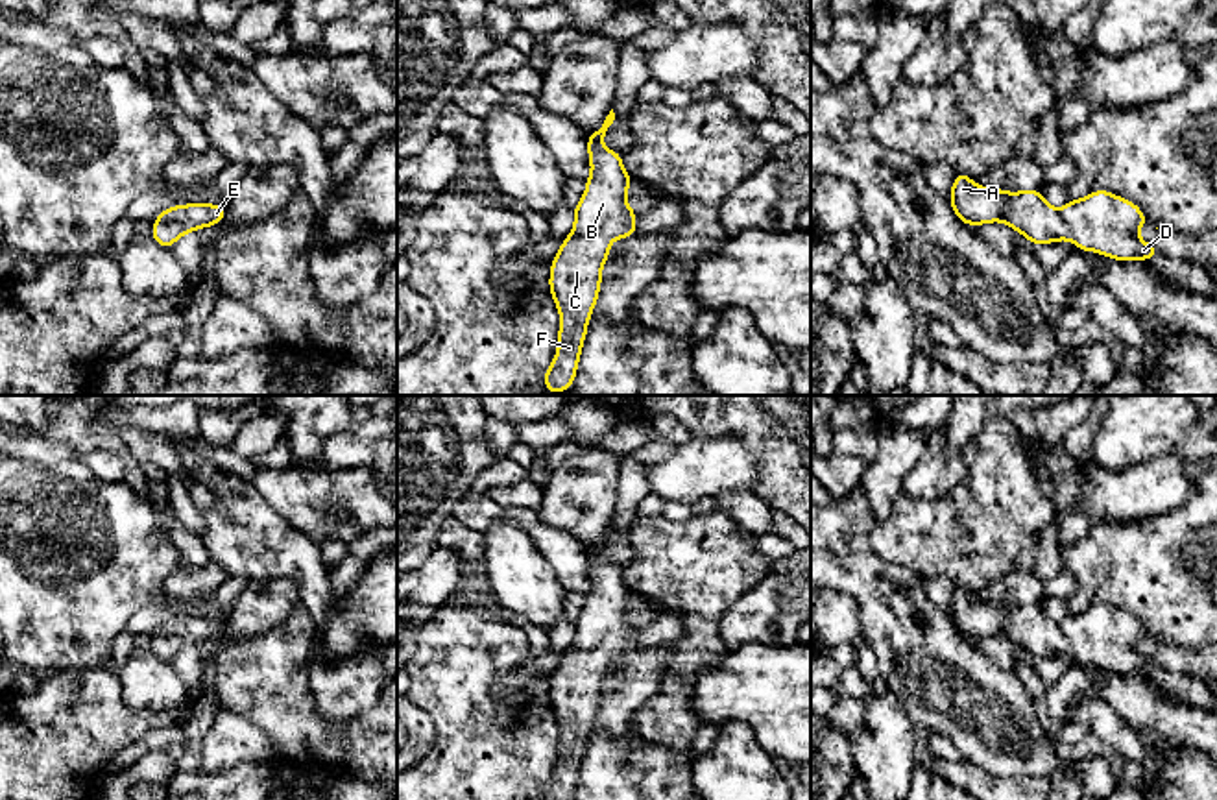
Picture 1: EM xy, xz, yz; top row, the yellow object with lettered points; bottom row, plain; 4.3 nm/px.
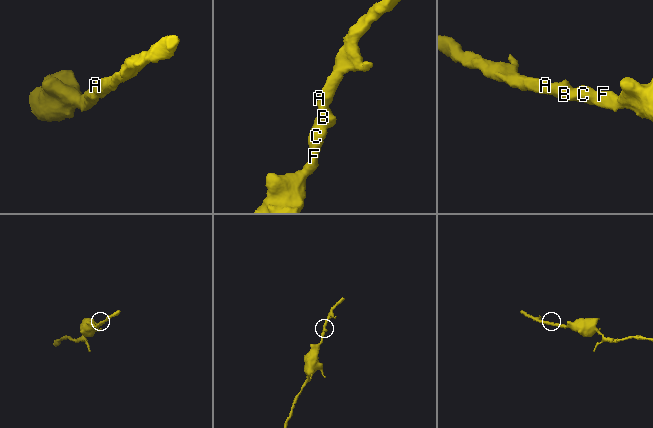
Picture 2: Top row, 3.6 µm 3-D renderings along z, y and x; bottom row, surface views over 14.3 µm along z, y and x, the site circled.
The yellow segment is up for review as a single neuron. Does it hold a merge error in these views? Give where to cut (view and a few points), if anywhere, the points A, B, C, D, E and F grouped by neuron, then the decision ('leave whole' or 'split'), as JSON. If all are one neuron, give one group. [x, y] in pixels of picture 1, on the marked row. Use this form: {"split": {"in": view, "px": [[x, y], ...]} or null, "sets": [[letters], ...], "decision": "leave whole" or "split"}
{"split": null, "sets": [["A", "B", "C", "D", "E", "F"]], "decision": "leave whole"}

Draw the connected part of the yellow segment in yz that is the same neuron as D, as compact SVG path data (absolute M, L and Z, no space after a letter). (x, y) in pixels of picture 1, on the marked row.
M958 172L951 183L949 205L966 225L1005 222L1034 246L1071 240L1080 251L1121 262L1160 257L1156 246L1138 236L1141 225L1151 225L1141 209L1103 188L1069 200L1058 211L1036 188L1006 192L979 187L971 176Z

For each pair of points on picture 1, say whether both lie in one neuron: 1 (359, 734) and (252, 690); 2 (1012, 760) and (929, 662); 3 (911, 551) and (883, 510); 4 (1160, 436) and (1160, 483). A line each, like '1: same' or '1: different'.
1: same
2: same
3: different
4: different

